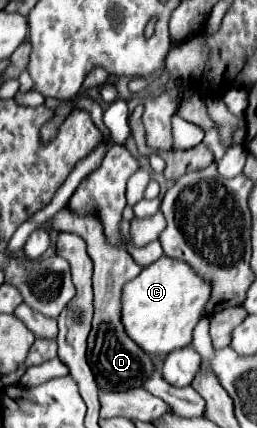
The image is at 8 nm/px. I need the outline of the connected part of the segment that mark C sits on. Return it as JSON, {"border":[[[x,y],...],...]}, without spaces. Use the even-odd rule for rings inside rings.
{"border":[[[163,255],[123,287],[123,325],[127,335],[147,351],[147,355],[155,357],[189,345],[195,325],[205,317],[211,287],[211,281],[199,277],[185,261]]]}

